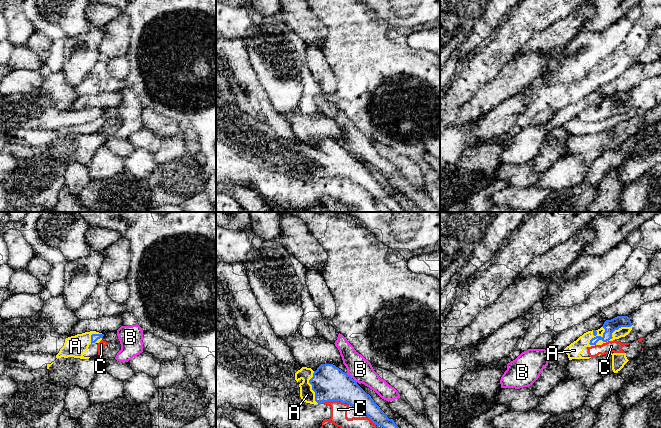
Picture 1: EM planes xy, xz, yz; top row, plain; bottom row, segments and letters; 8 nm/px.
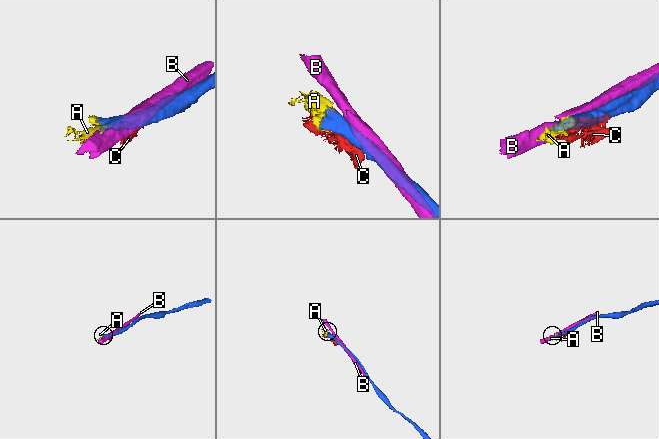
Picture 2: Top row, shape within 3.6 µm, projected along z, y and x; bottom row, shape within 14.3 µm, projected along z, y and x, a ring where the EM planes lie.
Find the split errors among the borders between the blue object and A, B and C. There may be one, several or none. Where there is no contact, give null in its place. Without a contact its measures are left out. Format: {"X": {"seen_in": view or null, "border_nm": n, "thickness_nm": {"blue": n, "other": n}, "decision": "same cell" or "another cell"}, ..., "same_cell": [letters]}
{"A": {"seen_in": "yz", "border_nm": 380, "thickness_nm": {"blue": 100, "other": 100}, "decision": "same cell"}, "B": {"seen_in": "xz", "border_nm": 60, "thickness_nm": {"blue": 280, "other": 190}, "decision": "another cell"}, "C": {"seen_in": "xz", "border_nm": 160, "thickness_nm": {"blue": 280, "other": 130}, "decision": "another cell"}, "same_cell": ["A"]}

